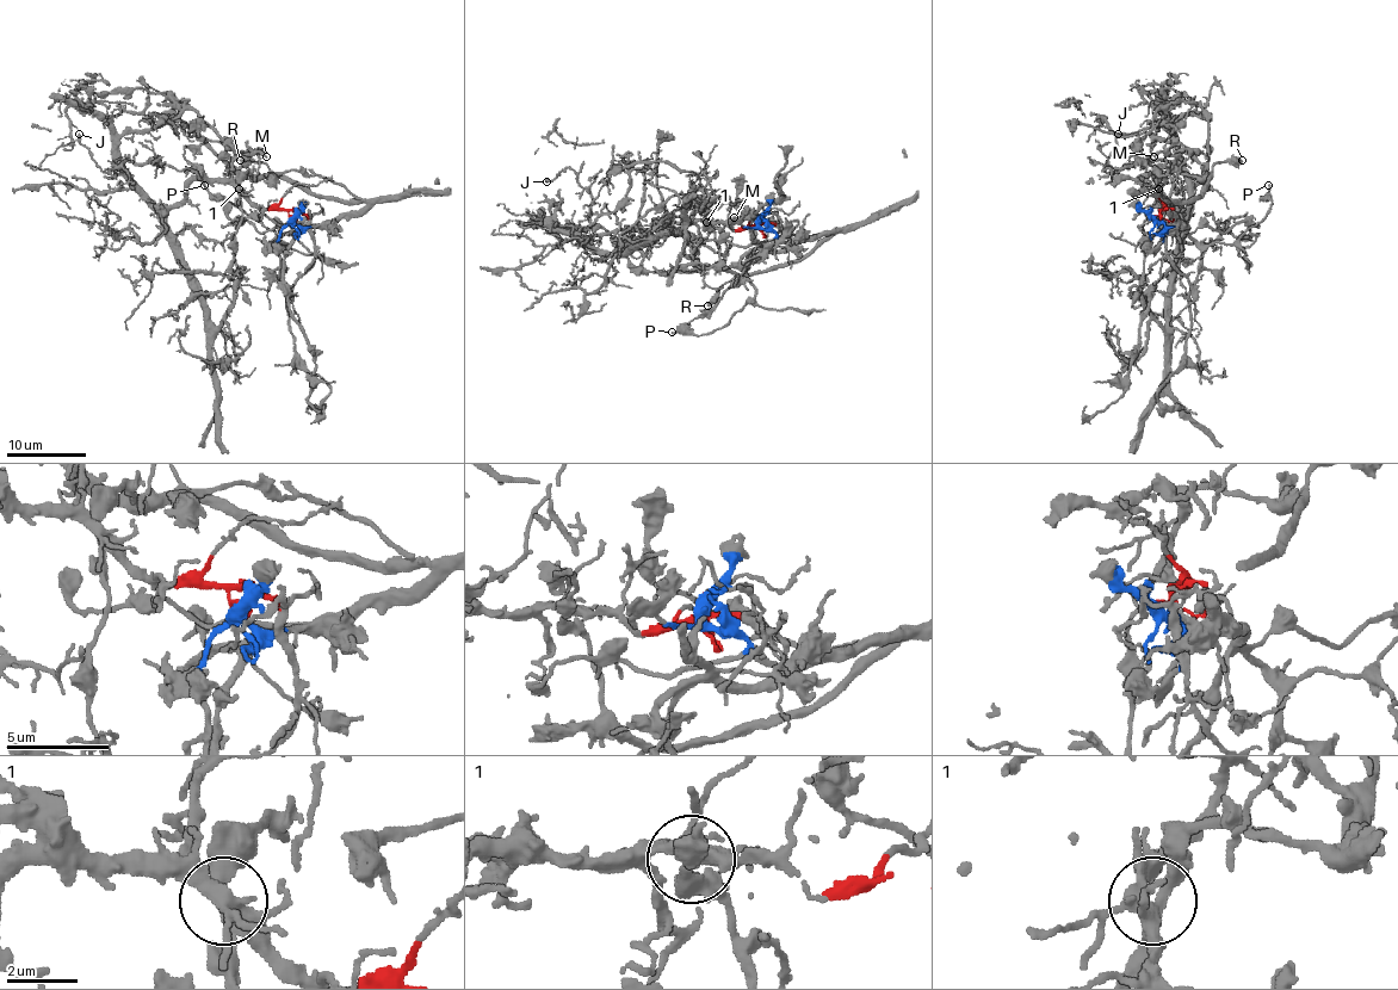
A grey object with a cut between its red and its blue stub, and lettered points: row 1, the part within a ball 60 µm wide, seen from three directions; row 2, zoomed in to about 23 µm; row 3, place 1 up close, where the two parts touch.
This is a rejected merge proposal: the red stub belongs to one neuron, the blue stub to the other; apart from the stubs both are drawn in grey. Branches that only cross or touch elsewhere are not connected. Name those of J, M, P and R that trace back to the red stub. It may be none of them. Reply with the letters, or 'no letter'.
J, M

